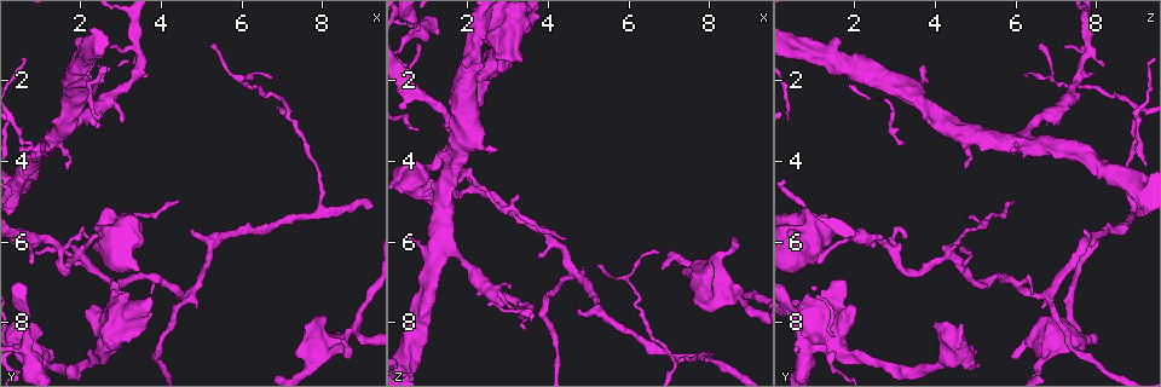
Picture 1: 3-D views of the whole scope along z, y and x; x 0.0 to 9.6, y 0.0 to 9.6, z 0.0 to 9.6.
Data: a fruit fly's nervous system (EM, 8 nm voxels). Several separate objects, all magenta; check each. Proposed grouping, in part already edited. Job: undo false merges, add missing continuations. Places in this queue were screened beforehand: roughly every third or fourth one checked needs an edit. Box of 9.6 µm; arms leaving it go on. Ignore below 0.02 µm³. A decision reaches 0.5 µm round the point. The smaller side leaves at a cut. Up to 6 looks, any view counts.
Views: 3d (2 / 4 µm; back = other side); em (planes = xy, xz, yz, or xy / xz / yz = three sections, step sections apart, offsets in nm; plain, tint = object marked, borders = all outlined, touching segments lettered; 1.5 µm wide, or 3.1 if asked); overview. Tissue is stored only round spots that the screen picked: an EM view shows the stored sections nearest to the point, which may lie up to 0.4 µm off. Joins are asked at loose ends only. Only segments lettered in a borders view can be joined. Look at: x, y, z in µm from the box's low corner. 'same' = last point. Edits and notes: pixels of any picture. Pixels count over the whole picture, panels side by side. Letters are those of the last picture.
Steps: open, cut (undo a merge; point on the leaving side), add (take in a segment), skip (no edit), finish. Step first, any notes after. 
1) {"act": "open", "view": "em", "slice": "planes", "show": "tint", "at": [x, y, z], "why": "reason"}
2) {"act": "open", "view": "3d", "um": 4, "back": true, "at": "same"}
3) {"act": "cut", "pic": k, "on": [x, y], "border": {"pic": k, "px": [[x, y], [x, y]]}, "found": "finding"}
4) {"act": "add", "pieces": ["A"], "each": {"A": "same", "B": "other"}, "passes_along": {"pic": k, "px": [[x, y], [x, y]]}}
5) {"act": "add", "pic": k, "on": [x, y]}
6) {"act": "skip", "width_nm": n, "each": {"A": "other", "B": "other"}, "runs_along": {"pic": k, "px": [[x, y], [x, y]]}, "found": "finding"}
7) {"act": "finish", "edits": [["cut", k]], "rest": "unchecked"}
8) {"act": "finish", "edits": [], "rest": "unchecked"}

{"act": "open", "view": "3d", "um": 2, "at": [8.75, 8.10, 7.30], "why": "thin arm on a thick one"}

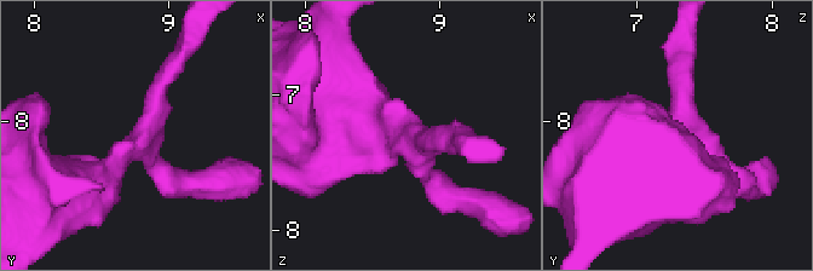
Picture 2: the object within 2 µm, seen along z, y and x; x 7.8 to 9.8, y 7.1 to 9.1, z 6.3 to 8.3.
{"act": "open", "view": "em", "slice": "planes", "show": "borders", "at": [8.82, 8.14, 7.32]}

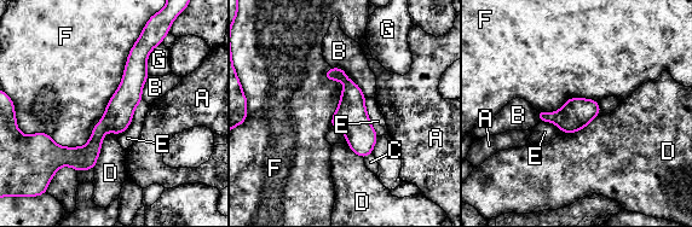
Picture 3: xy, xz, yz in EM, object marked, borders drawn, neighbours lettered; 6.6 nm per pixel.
{"act": "skip", "each": {"A": "other", "B": "other", "C": "other", "D": "other", "E": "other", "F": "other", "G": "other"}, "found": "one neuron here"}

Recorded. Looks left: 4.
{"act": "open", "view": "3d", "um": 4, "at": [1.60, 6.75, 3.30], "why": "abrupt turn"}

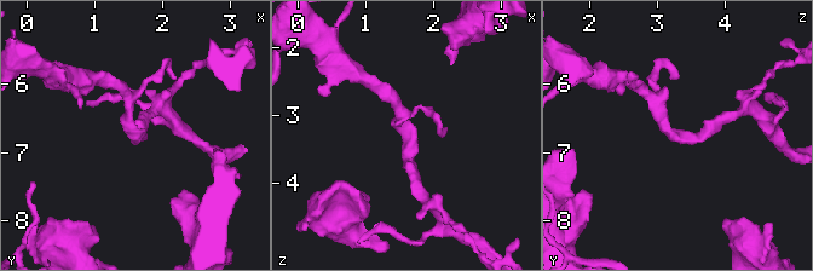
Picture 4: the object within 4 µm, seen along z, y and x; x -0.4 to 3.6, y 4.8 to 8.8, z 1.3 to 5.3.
{"act": "open", "view": "em", "slice": "xz", "step": 4, "show": "tint", "at": [1.60, 6.75, 3.30], "arm_widths_nm": [170, 190]}

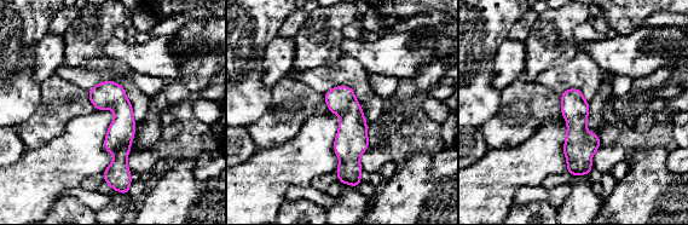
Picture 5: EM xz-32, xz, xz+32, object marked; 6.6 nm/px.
{"act": "open", "view": "em", "slice": "xz", "step": 4, "show": "borders", "at": "same", "why": "see the neighbours"}

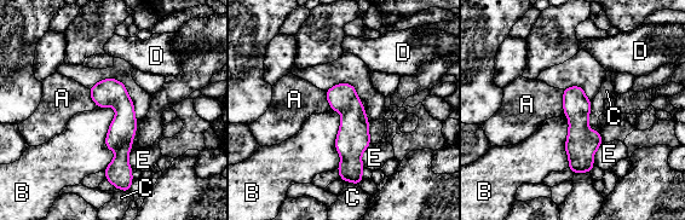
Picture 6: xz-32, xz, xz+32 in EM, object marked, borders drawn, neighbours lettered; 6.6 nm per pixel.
{"act": "skip", "longest_contact_nm": ["B", 440], "each": {"A": "other", "B": "other", "C": "other", "D": "other", "E": "other"}, "runs_along": {"pic": 6, "px": [[107, 81], [121, 102], [117, 179]]}, "found": "all the same neuron"}

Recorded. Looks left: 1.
{"act": "open", "view": "em", "slice": "planes", "show": "borders", "at": [1.25, 8.70, 5.00], "why": "stops while still wide"}

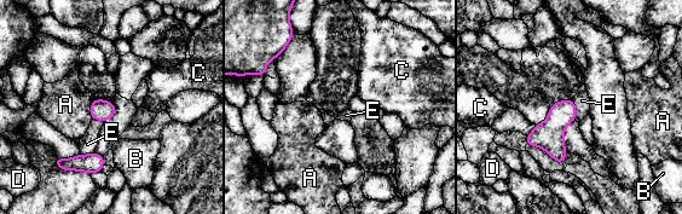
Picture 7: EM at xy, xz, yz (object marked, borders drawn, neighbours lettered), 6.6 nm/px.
{"act": "skip", "each": {"A": "other", "B": "other", "C": "other", "D": "other", "E": "other"}, "border": {"pic": 7, "px": [[571, 99], [576, 110], [574, 119]]}, "found": "none of them fits"}

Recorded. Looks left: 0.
{"act": "finish", "edits": [], "rest": "unchecked"}

